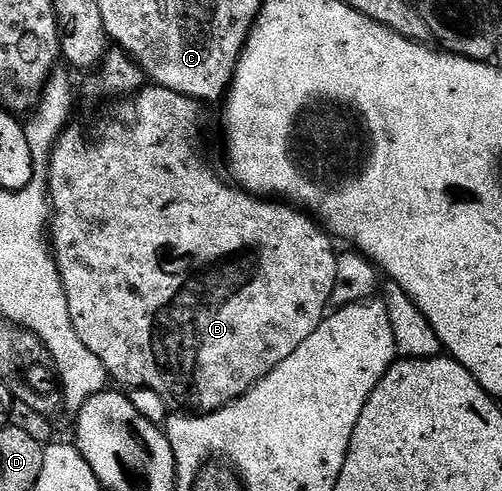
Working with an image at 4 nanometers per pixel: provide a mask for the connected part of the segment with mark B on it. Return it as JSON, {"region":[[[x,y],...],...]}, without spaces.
{"region":[[[147,84],[138,94],[122,99],[116,106],[119,107],[115,110],[115,118],[101,119],[96,124],[95,131],[92,134],[86,134],[81,127],[75,126],[75,124],[68,125],[57,140],[56,146],[51,153],[49,163],[49,205],[51,208],[49,241],[51,243],[51,252],[55,255],[59,275],[63,281],[65,296],[69,300],[69,320],[73,320],[73,328],[77,331],[77,336],[81,336],[81,341],[85,343],[85,348],[89,348],[89,352],[93,352],[93,356],[97,356],[97,360],[101,360],[101,364],[105,364],[108,375],[114,381],[116,378],[120,382],[120,384],[118,383],[120,387],[152,389],[153,392],[157,392],[161,396],[168,408],[174,408],[179,412],[188,410],[192,415],[211,414],[215,410],[220,410],[222,406],[227,406],[233,400],[237,400],[249,388],[256,386],[262,378],[269,376],[269,372],[273,372],[273,368],[277,368],[277,364],[281,364],[281,360],[286,360],[287,357],[293,356],[293,352],[297,352],[297,348],[301,348],[301,344],[305,344],[305,340],[309,340],[309,336],[313,336],[315,329],[323,323],[323,319],[328,317],[331,297],[333,296],[333,284],[337,277],[337,260],[339,259],[339,254],[336,253],[334,246],[336,243],[333,241],[332,235],[328,234],[316,219],[300,210],[298,206],[292,206],[282,200],[268,200],[262,196],[249,194],[246,190],[239,189],[238,186],[228,181],[224,175],[223,179],[199,155],[199,133],[203,130],[203,114],[199,111],[201,106],[196,99],[186,98],[185,95],[173,92],[164,86]]]}

